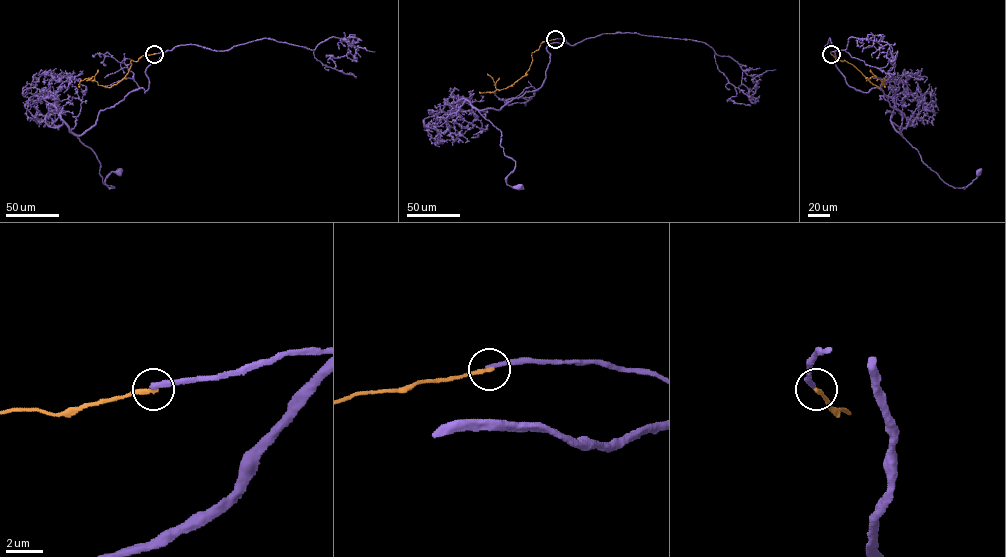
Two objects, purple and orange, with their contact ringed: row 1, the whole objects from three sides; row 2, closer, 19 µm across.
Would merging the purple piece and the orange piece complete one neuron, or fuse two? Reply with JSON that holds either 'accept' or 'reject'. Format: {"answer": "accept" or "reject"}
{"answer": "reject"}

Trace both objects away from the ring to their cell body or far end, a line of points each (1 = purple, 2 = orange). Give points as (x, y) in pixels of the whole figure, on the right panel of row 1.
1: (831, 54), (850, 86), (883, 91), (901, 112), (902, 136), (944, 181), (965, 188), (978, 172)
2: (831, 54), (853, 65), (878, 87), (884, 78), (885, 87)

